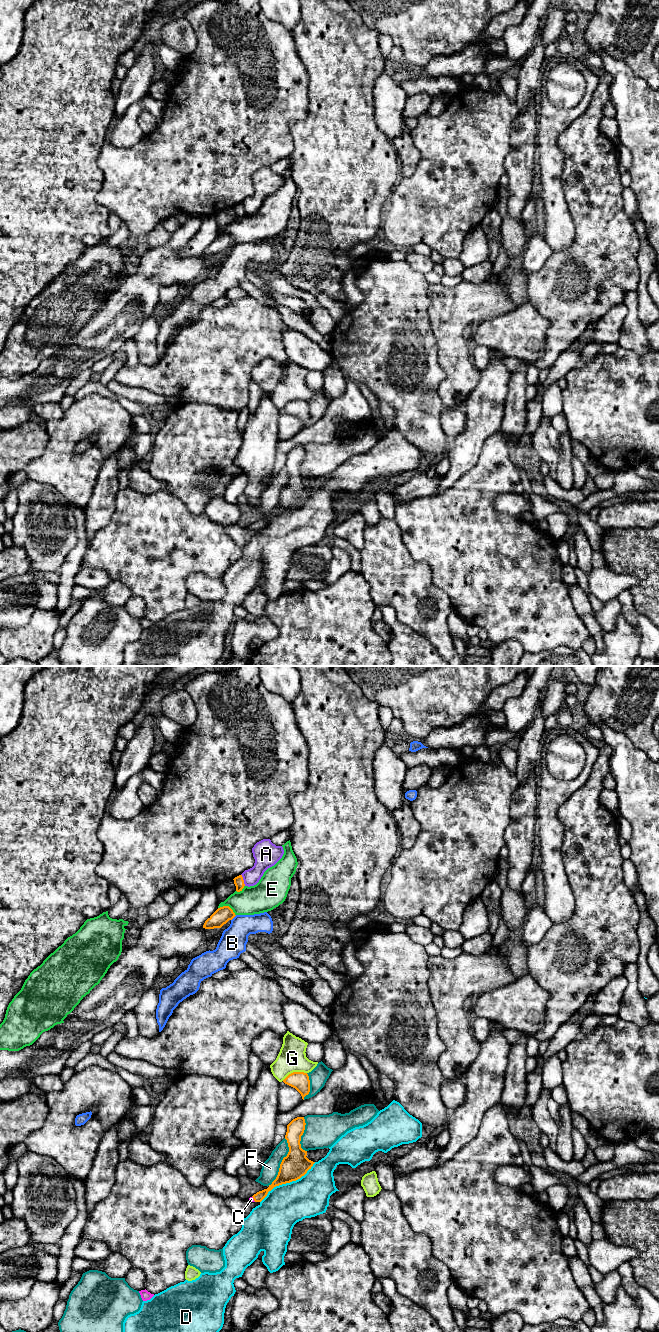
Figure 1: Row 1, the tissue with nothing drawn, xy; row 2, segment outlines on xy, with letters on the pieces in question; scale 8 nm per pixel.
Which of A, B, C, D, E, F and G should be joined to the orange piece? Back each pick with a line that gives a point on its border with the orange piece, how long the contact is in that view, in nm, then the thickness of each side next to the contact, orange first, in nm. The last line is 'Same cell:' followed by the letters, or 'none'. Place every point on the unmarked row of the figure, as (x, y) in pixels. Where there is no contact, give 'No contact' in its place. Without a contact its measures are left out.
C: Touches orange at xy (253, 526). Shared border 50 nm. Thickness 80 nm (orange) against 40 nm
Same cell: C

